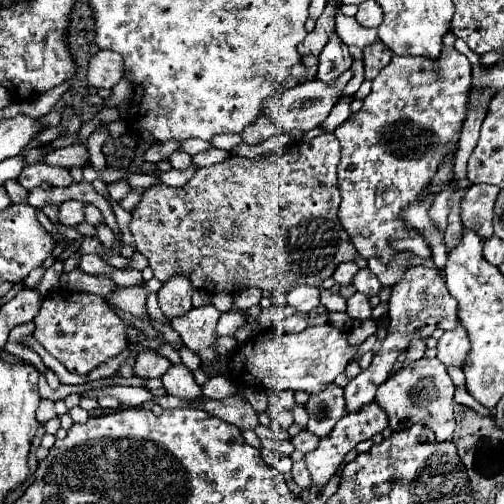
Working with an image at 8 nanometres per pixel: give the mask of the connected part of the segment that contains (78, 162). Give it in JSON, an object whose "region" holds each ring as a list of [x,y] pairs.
{"region":[[[74,144],[49,152],[43,157],[43,163],[62,168],[81,167],[90,159],[84,145]]]}

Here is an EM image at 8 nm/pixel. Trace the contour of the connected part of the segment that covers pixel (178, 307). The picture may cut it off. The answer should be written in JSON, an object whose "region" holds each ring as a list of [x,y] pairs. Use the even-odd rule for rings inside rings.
{"region":[[[169,278],[167,282],[163,282],[161,290],[157,292],[159,298],[159,308],[163,310],[163,314],[167,318],[175,318],[175,316],[183,316],[187,314],[193,304],[191,304],[191,280],[189,278]]]}

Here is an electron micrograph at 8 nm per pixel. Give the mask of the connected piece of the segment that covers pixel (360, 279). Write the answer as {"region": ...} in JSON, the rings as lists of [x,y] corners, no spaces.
{"region":[[[359,268],[359,272],[353,276],[353,284],[357,286],[359,292],[363,292],[367,296],[379,294],[379,290],[381,290],[381,282],[369,268]]]}

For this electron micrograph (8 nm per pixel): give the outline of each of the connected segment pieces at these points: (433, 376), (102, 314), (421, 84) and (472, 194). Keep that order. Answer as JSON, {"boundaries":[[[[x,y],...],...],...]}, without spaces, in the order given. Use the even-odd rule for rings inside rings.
{"boundaries":[[[[423,358],[415,364],[403,366],[387,382],[383,382],[377,390],[375,402],[387,412],[391,430],[399,432],[403,428],[409,428],[421,422],[435,432],[437,442],[447,442],[451,440],[451,434],[455,430],[453,392],[455,392],[455,386],[447,374],[447,368],[437,358],[433,360]]],[[[57,290],[43,300],[39,314],[33,318],[35,340],[57,358],[73,374],[89,374],[99,364],[115,358],[127,348],[127,326],[123,320],[107,306],[101,296],[87,292]]],[[[443,48],[437,62],[439,70],[435,72],[435,62],[429,58],[393,56],[373,80],[373,90],[361,110],[333,132],[341,142],[339,220],[363,258],[379,254],[387,262],[395,254],[389,240],[419,236],[405,228],[399,218],[401,210],[429,186],[449,146],[455,146],[461,134],[472,82],[471,64],[455,48]]],[[[473,184],[461,202],[463,226],[475,230],[483,238],[493,236],[493,204],[499,194],[497,186],[477,186]]]]}

